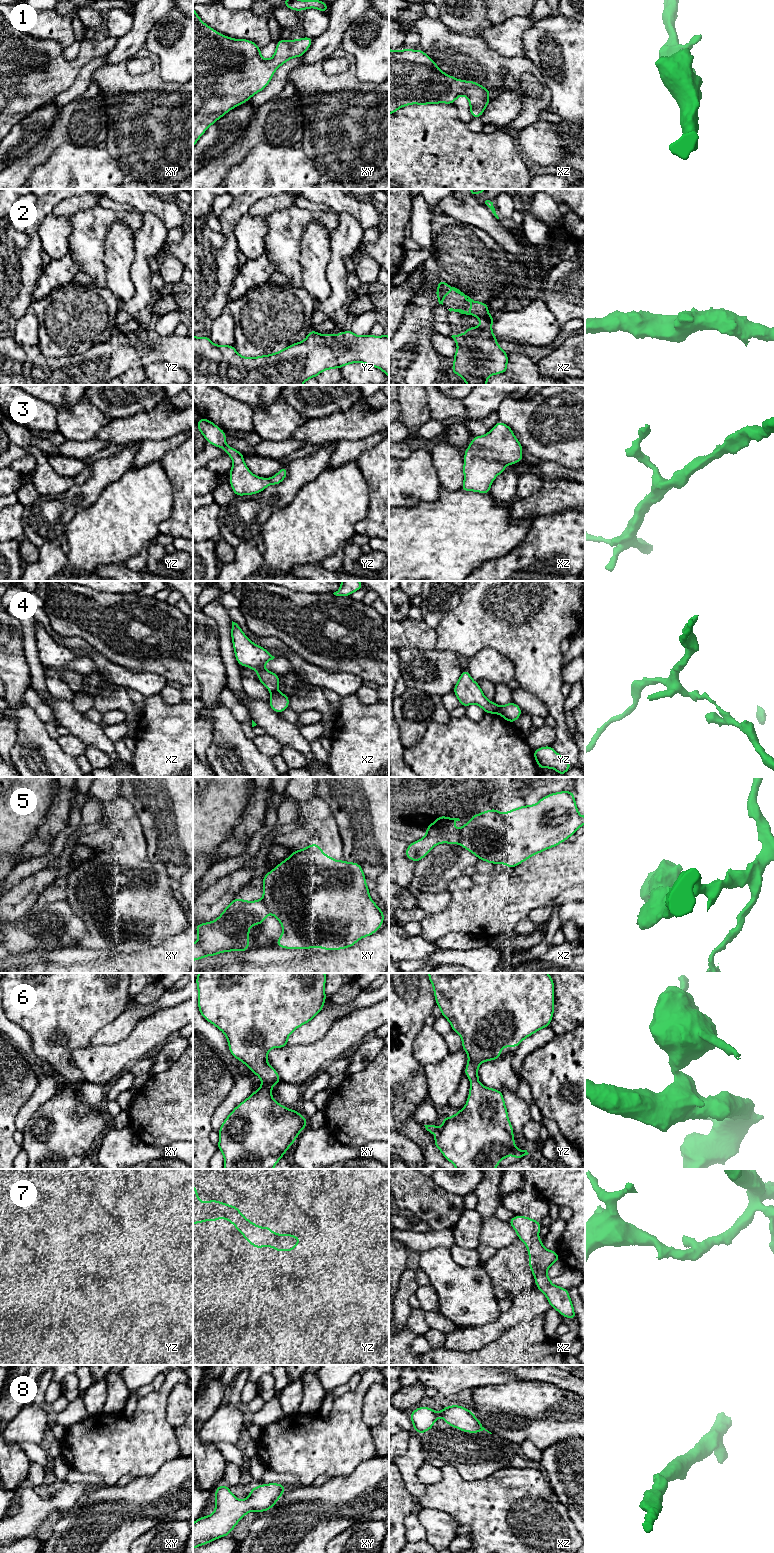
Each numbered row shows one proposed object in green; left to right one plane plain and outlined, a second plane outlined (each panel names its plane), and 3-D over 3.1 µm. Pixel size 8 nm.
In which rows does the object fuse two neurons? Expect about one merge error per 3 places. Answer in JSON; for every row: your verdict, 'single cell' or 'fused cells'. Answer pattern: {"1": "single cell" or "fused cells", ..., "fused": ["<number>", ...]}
{"1": "single cell", "2": "single cell", "3": "single cell", "4": "fused cells", "5": "fused cells", "6": "single cell", "7": "single cell", "8": "single cell", "fused": ["4", "5"]}

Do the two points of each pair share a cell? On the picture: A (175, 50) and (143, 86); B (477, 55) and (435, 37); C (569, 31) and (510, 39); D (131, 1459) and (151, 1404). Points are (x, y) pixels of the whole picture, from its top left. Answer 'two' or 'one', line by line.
A: two
B: one
C: two
D: one

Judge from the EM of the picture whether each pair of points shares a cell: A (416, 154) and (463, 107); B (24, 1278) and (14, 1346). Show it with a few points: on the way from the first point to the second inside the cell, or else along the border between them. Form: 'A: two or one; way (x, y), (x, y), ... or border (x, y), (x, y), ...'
A: two; border (454, 103), (459, 118), (466, 124)
B: one; way (24, 1295), (23, 1316), (15, 1325), (15, 1329)

